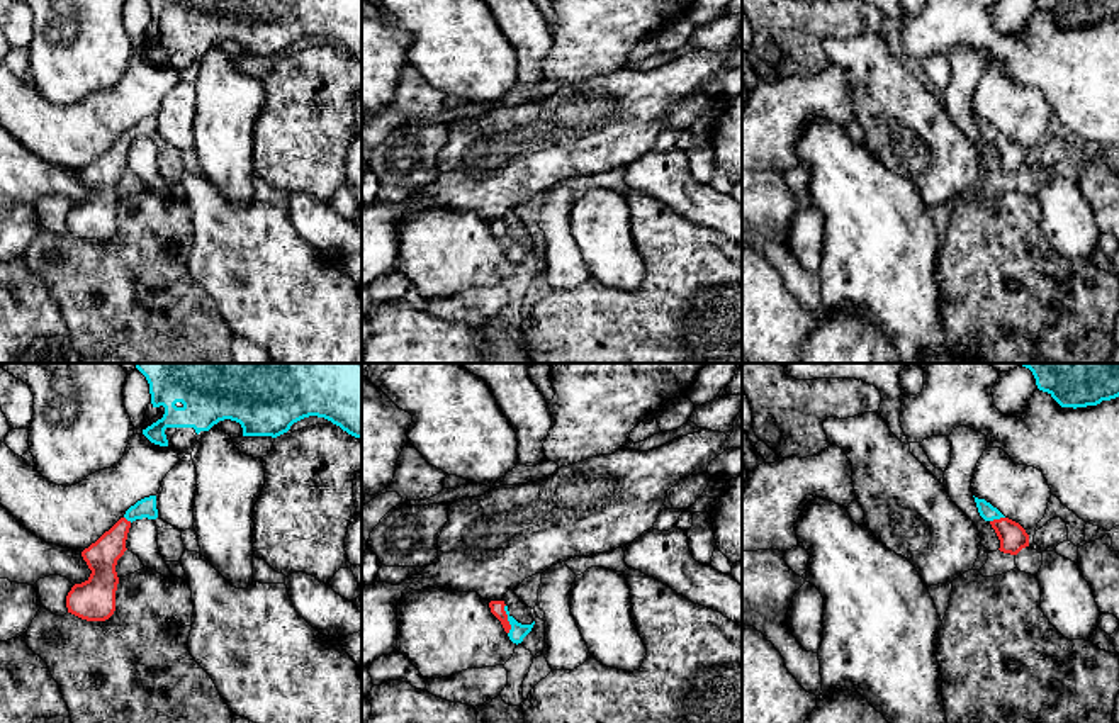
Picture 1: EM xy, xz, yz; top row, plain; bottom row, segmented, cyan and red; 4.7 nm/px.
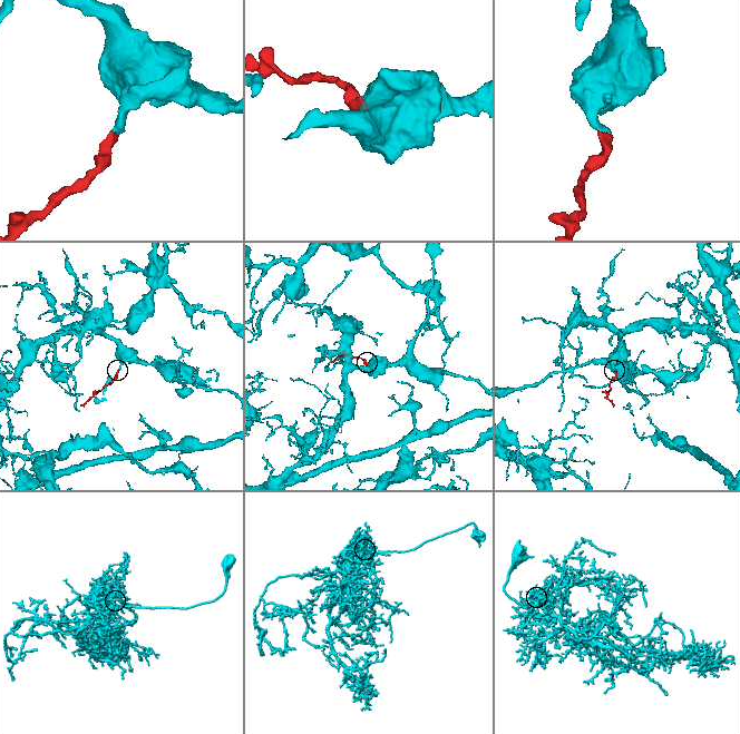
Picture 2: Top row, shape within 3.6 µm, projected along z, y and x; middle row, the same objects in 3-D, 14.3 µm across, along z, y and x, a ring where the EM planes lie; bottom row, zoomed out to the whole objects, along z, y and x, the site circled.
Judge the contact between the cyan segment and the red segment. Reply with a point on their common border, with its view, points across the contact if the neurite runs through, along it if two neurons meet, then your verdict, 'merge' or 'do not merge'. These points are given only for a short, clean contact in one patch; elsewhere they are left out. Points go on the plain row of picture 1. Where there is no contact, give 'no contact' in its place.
xz (508, 240) | across xz (518, 252), (508, 240), (496, 226) | merge

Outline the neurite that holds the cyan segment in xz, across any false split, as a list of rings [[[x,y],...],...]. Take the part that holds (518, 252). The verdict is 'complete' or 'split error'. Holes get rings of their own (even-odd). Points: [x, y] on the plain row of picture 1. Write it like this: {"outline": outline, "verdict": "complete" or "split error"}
{"outline": [[[491,221],[491,233],[501,241],[504,251],[508,253],[513,263],[521,263],[523,258],[531,251],[535,241],[531,244],[518,243],[508,231],[504,221]]], "verdict": "split error"}

